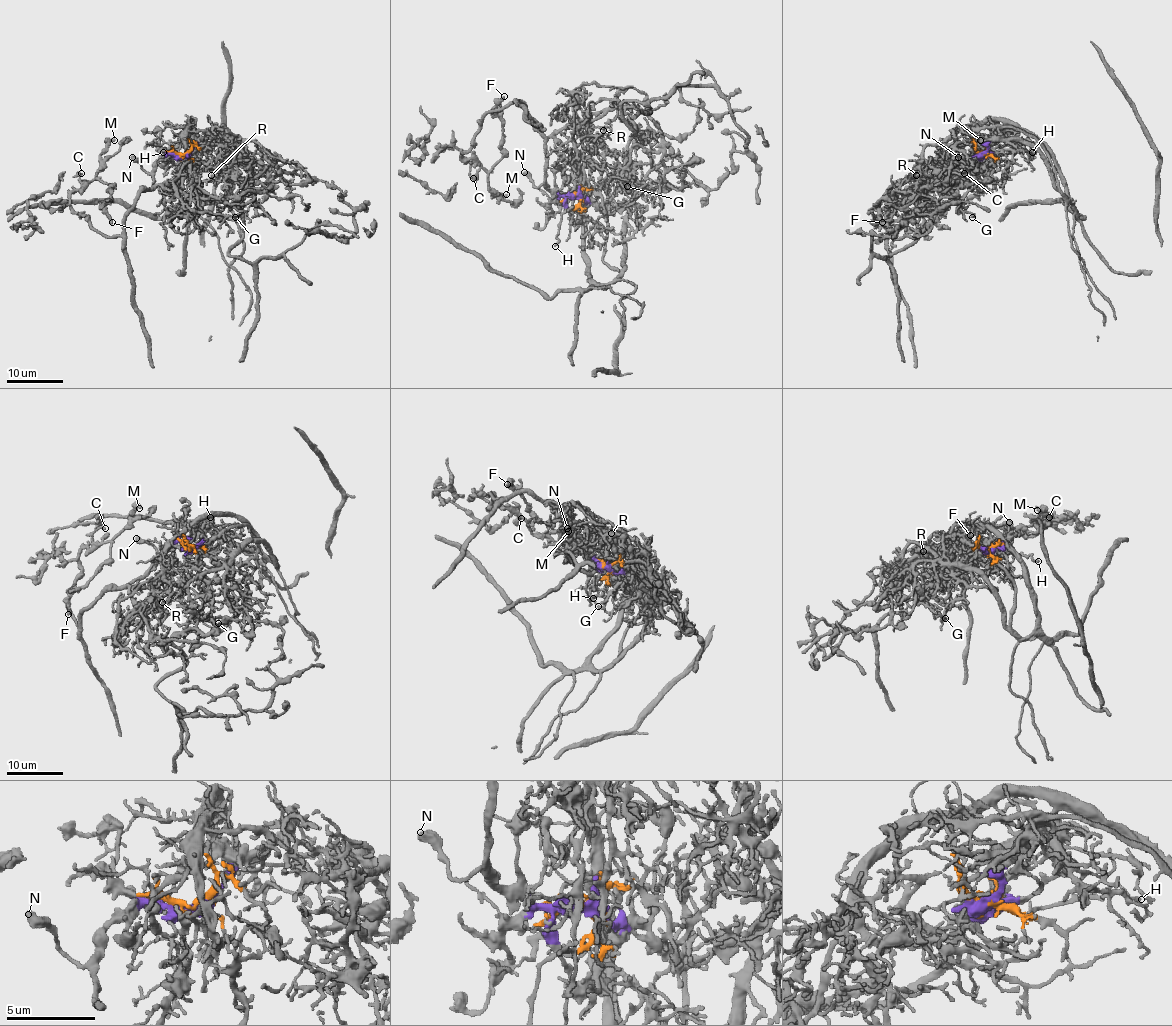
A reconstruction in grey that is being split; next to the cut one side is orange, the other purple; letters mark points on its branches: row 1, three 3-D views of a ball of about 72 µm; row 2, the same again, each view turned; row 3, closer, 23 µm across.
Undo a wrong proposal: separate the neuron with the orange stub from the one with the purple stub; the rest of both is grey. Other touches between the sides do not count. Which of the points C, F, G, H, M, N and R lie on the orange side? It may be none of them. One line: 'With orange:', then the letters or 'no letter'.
With orange: G, H, R

